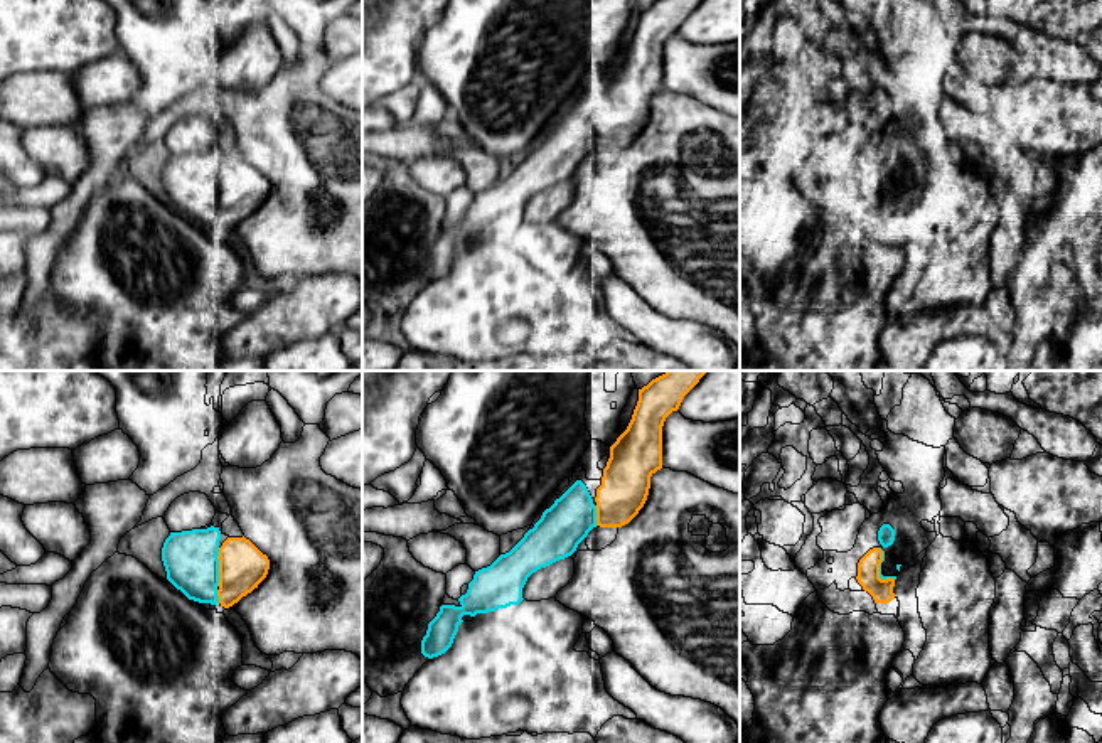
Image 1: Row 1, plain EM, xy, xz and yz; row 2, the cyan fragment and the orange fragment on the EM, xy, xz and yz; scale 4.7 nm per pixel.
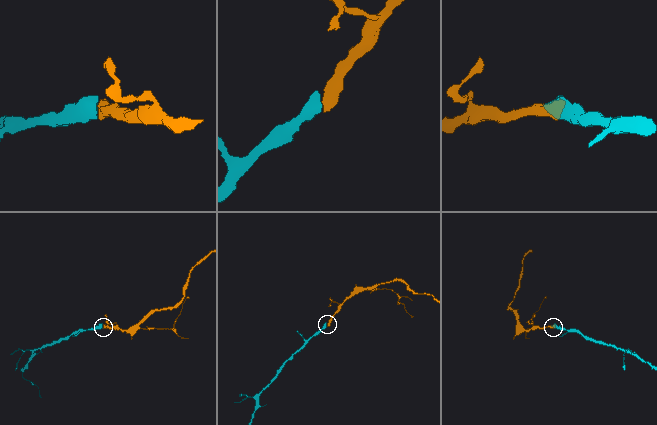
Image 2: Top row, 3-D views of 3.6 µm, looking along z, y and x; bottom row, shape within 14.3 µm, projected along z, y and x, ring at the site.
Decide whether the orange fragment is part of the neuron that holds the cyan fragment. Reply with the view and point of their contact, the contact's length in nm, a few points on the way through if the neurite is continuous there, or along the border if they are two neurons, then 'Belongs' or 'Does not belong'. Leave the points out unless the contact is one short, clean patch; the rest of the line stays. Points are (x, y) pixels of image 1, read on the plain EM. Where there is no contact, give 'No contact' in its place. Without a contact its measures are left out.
Touches cyan at xy (218, 189). Shared border 180 nm. Belongs

